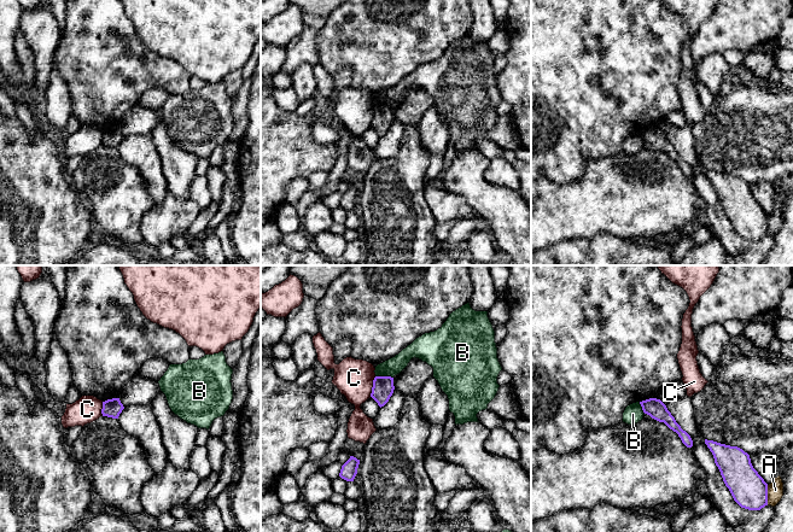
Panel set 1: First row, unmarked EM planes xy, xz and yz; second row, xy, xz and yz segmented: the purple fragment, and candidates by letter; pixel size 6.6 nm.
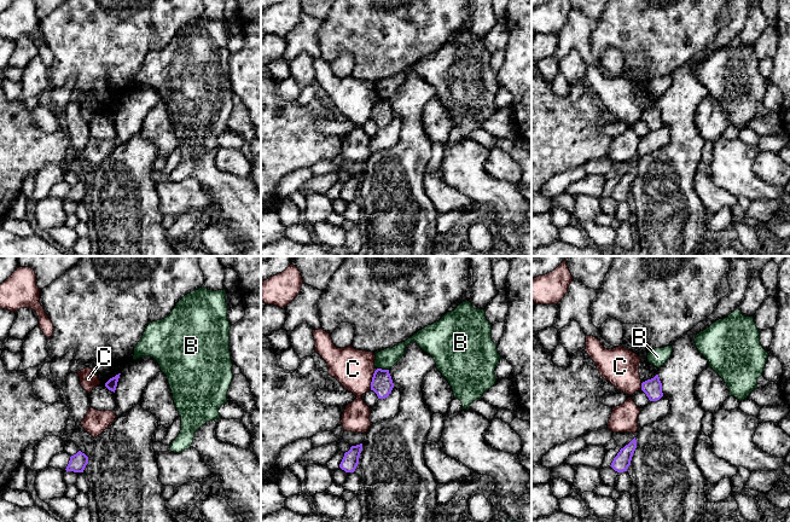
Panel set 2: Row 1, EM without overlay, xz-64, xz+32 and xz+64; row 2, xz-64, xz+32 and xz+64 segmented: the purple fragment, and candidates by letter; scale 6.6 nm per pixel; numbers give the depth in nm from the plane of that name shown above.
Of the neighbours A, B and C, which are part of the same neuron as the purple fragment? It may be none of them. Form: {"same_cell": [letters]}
{"same_cell": []}

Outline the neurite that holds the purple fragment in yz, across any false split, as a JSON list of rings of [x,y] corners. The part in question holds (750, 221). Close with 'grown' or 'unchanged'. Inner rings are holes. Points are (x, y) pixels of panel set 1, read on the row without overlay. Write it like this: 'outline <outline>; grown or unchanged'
outline [[[707,169],[705,174],[713,185],[725,216],[741,238],[760,240],[768,235],[768,214],[753,198],[747,182]]]; unchanged

